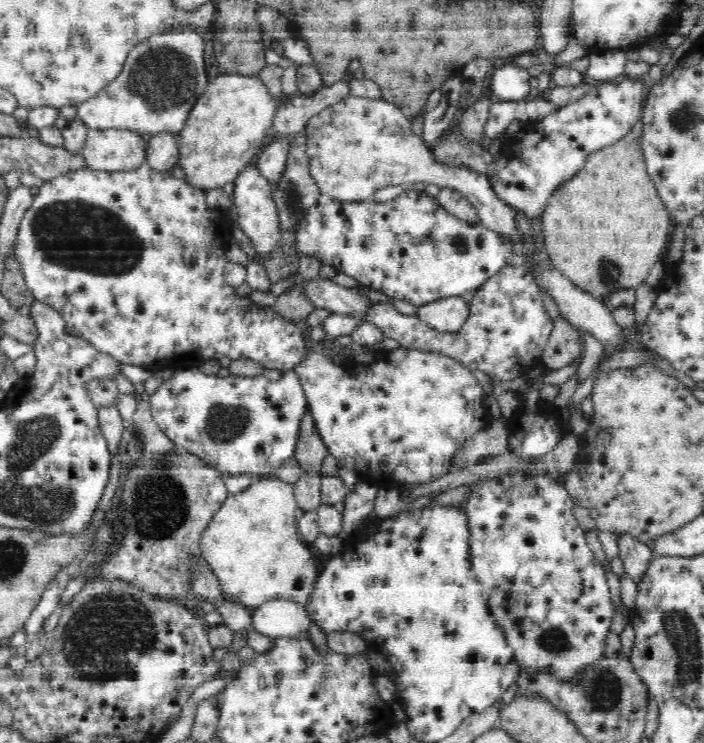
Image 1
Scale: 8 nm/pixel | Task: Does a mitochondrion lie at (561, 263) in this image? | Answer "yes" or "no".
no

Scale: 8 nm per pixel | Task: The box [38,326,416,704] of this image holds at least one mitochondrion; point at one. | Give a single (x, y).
(112, 634)

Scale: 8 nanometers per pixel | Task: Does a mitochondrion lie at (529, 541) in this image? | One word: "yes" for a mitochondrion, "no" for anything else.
no

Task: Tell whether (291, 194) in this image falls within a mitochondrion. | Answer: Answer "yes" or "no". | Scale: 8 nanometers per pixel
yes

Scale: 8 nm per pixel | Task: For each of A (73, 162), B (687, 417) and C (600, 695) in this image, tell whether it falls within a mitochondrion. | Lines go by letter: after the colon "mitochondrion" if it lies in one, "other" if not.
A: other
B: other
C: mitochondrion

